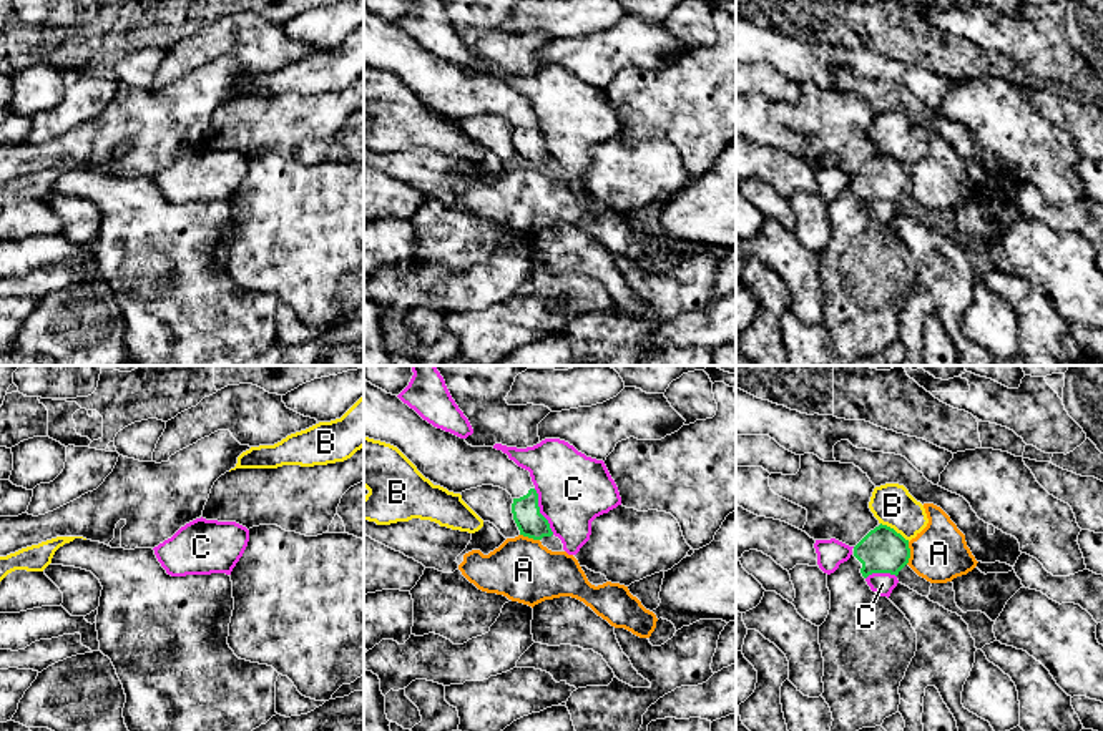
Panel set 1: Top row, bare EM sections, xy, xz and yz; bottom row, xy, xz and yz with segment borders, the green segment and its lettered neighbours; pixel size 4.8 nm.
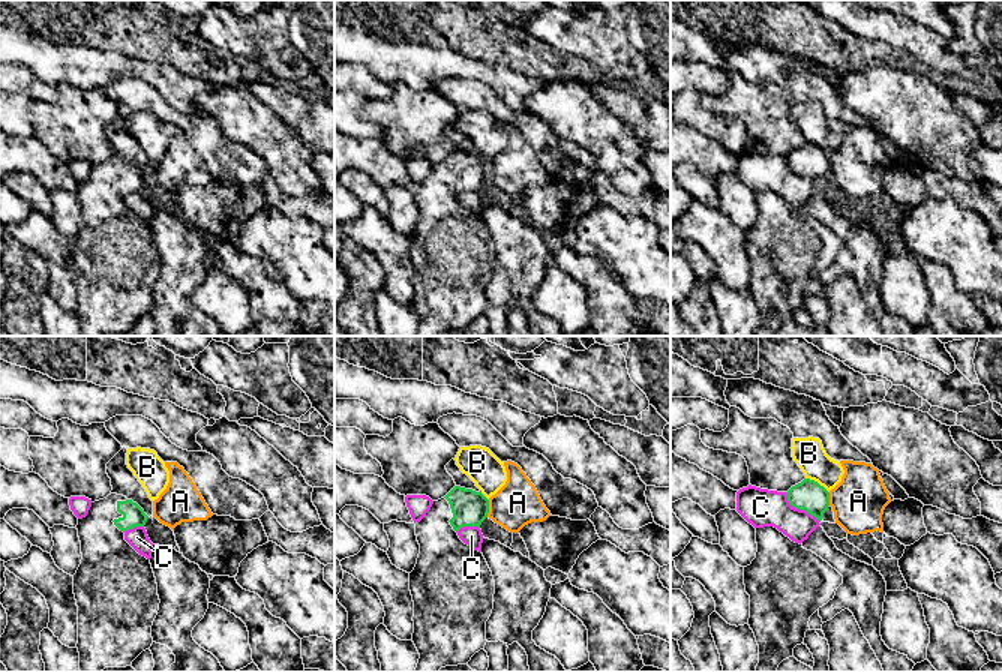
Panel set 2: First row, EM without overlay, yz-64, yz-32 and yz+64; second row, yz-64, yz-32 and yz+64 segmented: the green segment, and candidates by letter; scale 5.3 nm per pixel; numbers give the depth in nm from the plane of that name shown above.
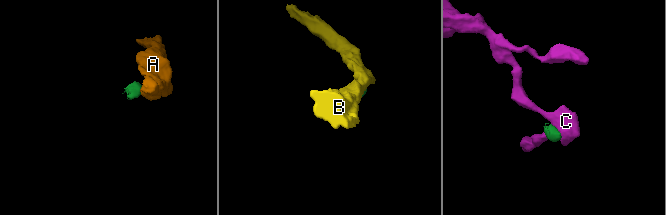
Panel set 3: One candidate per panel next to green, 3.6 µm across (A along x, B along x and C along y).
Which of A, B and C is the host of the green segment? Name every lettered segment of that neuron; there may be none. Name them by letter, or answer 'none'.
none

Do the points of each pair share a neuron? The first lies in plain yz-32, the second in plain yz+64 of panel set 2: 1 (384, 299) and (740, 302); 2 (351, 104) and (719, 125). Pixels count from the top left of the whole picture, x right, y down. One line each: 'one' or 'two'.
1: one
2: one

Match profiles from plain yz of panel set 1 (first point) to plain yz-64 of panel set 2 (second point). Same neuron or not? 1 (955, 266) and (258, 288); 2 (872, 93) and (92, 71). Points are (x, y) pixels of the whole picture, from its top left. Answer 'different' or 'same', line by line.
1: different
2: different

